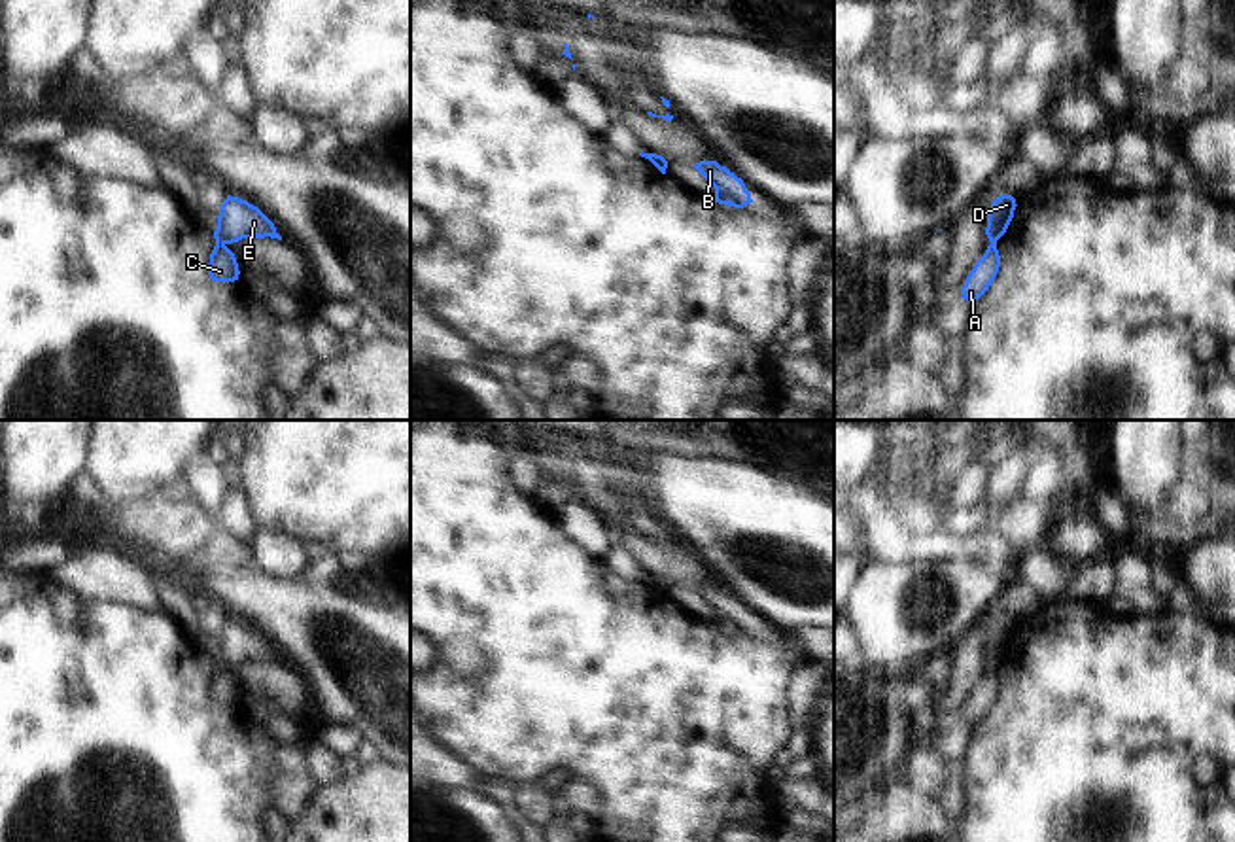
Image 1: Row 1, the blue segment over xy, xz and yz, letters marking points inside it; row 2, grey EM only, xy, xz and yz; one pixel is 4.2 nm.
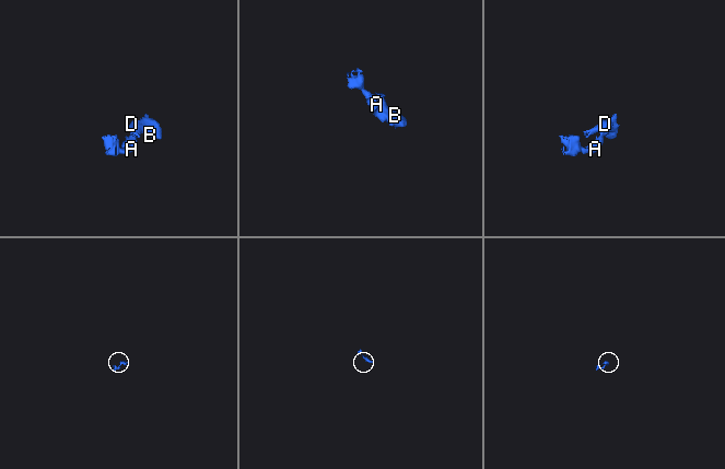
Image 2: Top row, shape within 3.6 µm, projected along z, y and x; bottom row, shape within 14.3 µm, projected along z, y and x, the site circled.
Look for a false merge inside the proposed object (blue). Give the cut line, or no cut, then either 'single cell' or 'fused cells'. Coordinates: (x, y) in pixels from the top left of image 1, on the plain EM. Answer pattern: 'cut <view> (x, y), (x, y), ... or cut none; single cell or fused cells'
cut none; single cell

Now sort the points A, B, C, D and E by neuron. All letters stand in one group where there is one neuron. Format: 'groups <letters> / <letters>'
groups A B C D E

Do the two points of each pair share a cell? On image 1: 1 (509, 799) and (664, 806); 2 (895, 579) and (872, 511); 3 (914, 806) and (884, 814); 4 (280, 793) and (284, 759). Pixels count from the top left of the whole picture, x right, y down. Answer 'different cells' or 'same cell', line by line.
1: different cells
2: different cells
3: same cell
4: same cell

